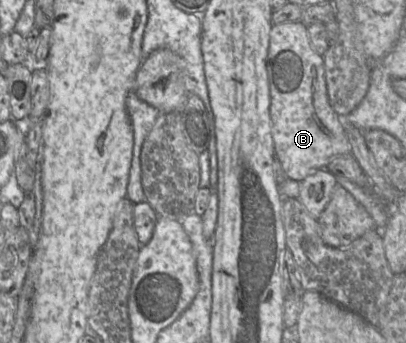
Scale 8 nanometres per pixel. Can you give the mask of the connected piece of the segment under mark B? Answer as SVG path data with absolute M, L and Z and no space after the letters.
M298 21L271 27L266 70L275 156L287 178L301 182L308 175L326 169L333 157L351 153L351 146L345 133L345 123L329 103L323 57L312 47L307 26Z

